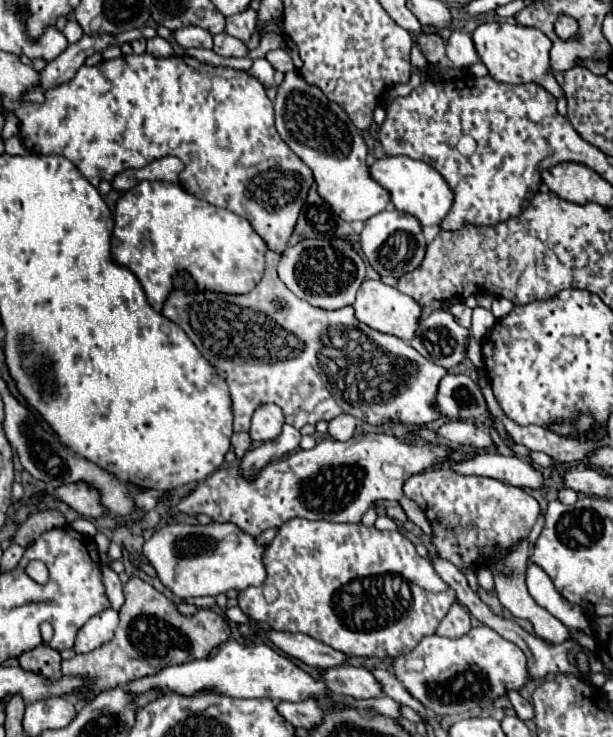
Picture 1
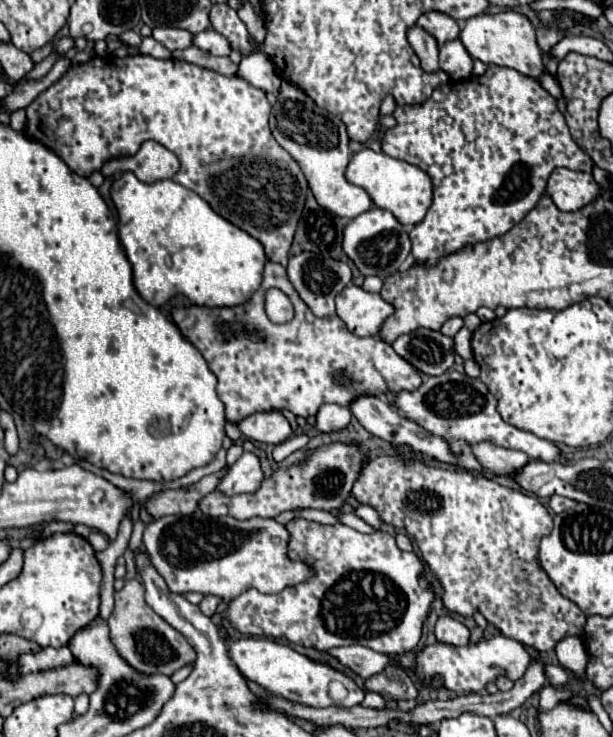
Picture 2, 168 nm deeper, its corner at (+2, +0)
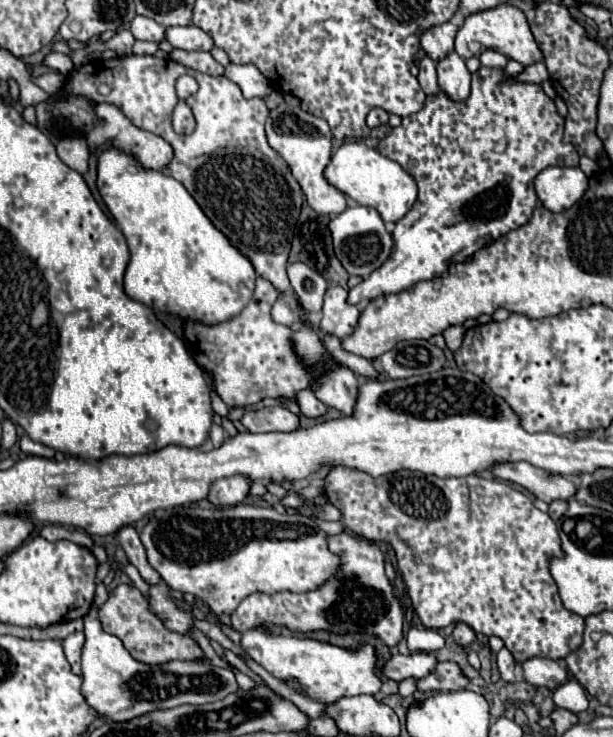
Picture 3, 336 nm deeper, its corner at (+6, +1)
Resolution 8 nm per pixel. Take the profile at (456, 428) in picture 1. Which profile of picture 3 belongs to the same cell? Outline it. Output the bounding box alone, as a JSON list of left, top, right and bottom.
[491,462,577,502]

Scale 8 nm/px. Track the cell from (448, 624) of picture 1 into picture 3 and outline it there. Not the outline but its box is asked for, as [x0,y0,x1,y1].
[453,622,477,646]

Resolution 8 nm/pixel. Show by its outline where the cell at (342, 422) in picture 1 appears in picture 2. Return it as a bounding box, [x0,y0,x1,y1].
[317,405,351,433]

